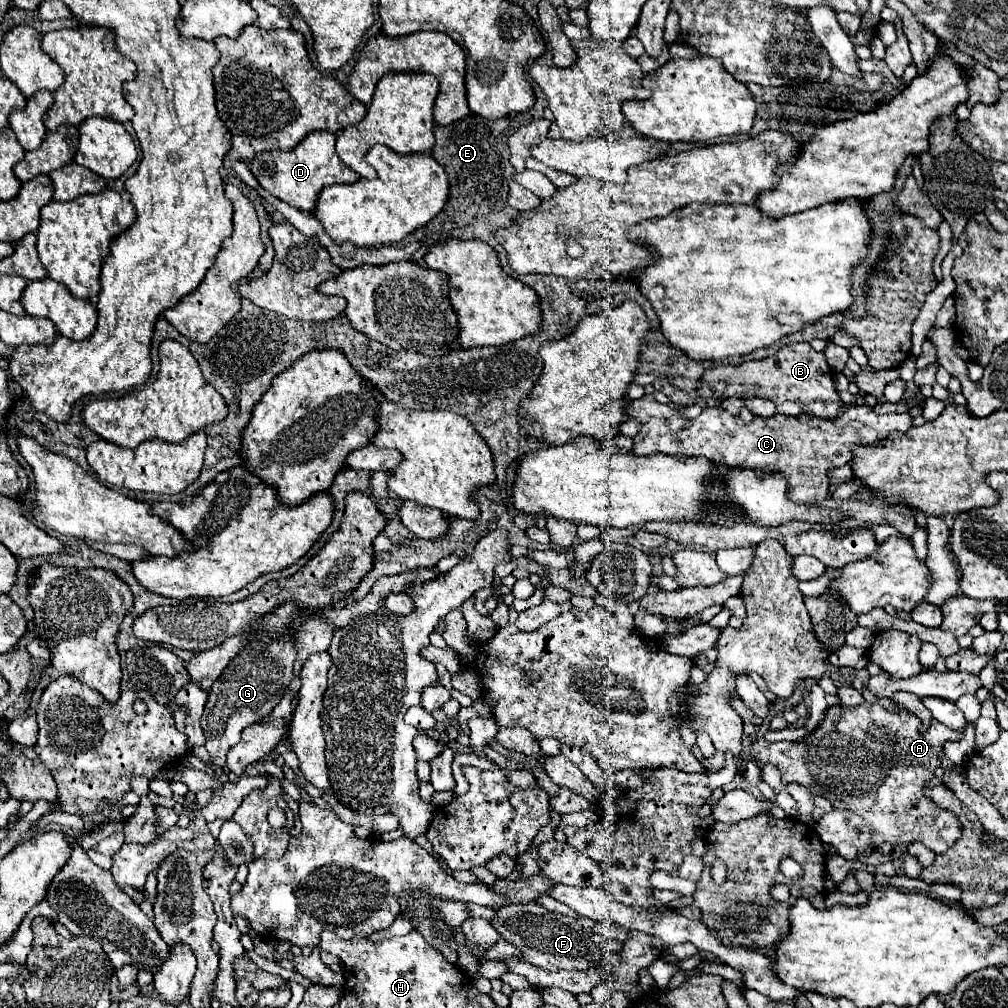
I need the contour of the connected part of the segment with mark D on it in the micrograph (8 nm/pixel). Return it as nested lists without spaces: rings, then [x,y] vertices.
[[[312,132],[308,134],[296,148],[292,150],[274,150],[274,152],[260,152],[250,160],[250,172],[260,182],[260,186],[276,196],[278,200],[302,210],[312,212],[316,198],[322,188],[330,184],[352,184],[360,176],[350,170],[334,150],[334,134],[332,132]]]

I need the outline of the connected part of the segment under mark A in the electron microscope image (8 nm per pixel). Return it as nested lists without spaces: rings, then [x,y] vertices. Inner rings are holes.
[[[878,698],[876,702],[864,702],[856,708],[850,706],[830,706],[822,724],[812,730],[800,742],[774,742],[768,744],[764,738],[756,738],[752,742],[752,758],[762,768],[766,764],[776,766],[782,772],[782,784],[802,784],[812,794],[826,798],[834,810],[850,810],[862,816],[866,822],[872,824],[872,842],[878,848],[884,842],[894,846],[922,842],[934,852],[946,852],[960,836],[962,826],[958,818],[934,802],[930,802],[922,794],[922,786],[926,780],[934,778],[934,770],[942,764],[942,744],[946,740],[960,740],[960,730],[950,730],[940,722],[932,722],[924,726],[920,718],[906,710],[898,710],[898,706],[890,698]]]

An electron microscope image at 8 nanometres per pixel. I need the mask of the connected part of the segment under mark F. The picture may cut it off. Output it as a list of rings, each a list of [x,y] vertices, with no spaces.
[[[510,904],[496,910],[496,918],[490,920],[494,930],[512,946],[518,946],[522,956],[540,968],[546,968],[550,972],[556,970],[586,970],[588,966],[602,964],[600,948],[590,940],[590,936],[584,932],[584,928],[576,922],[572,916],[548,912],[540,904]]]

